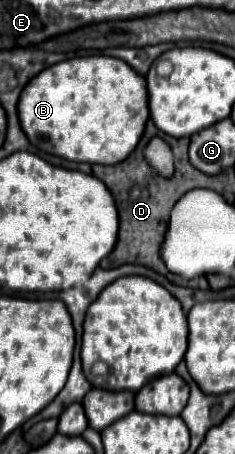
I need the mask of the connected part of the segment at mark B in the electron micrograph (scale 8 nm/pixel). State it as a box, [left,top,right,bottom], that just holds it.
[18,56,150,166]

